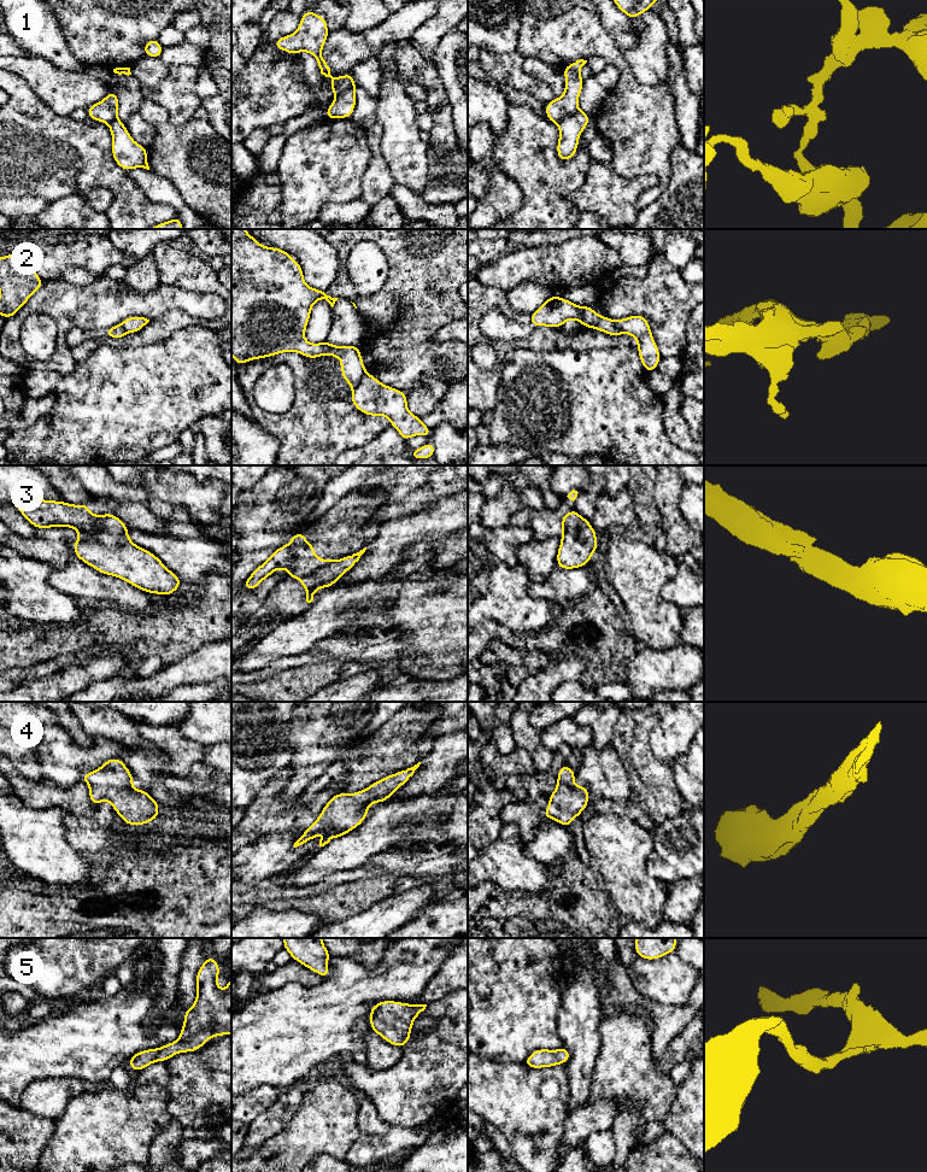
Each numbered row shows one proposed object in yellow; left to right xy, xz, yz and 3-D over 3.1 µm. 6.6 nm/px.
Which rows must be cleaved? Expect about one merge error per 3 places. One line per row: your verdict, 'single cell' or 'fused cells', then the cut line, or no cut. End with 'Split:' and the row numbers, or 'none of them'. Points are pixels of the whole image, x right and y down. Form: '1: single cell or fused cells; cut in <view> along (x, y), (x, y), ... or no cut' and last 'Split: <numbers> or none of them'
1: fused cells; cut in yz along (578, 109), (557, 123)
2: fused cells; cut in xz along (367, 373), (353, 391)
3: fused cells; cut in xy along (99, 515), (94, 519), (94, 532), (80, 534)
4: single cell; no cut
5: single cell; no cut
Split: 1, 2, 3

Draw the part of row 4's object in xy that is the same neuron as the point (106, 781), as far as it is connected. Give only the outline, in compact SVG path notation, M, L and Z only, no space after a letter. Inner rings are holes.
M110 758L96 770L82 774L82 781L89 785L92 804L96 805L100 802L108 801L125 824L141 826L159 818L158 810L162 805L147 791L134 789L133 779L134 775L124 766L122 758Z

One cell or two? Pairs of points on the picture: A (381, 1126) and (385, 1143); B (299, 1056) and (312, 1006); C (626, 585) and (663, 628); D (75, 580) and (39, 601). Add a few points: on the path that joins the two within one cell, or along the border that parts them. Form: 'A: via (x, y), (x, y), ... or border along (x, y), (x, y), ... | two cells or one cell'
A: border along (392, 1126), (381, 1135), (362, 1134) | two cells
B: via (299, 1044), (299, 1031), (312, 1018) | one cell
C: via (637, 596), (656, 617) | one cell
D: border along (52, 569), (48, 582), (59, 591), (78, 599) | two cells

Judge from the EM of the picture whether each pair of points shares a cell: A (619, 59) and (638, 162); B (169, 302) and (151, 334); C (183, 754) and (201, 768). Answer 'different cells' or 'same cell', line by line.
A: same cell
B: different cells
C: different cells

